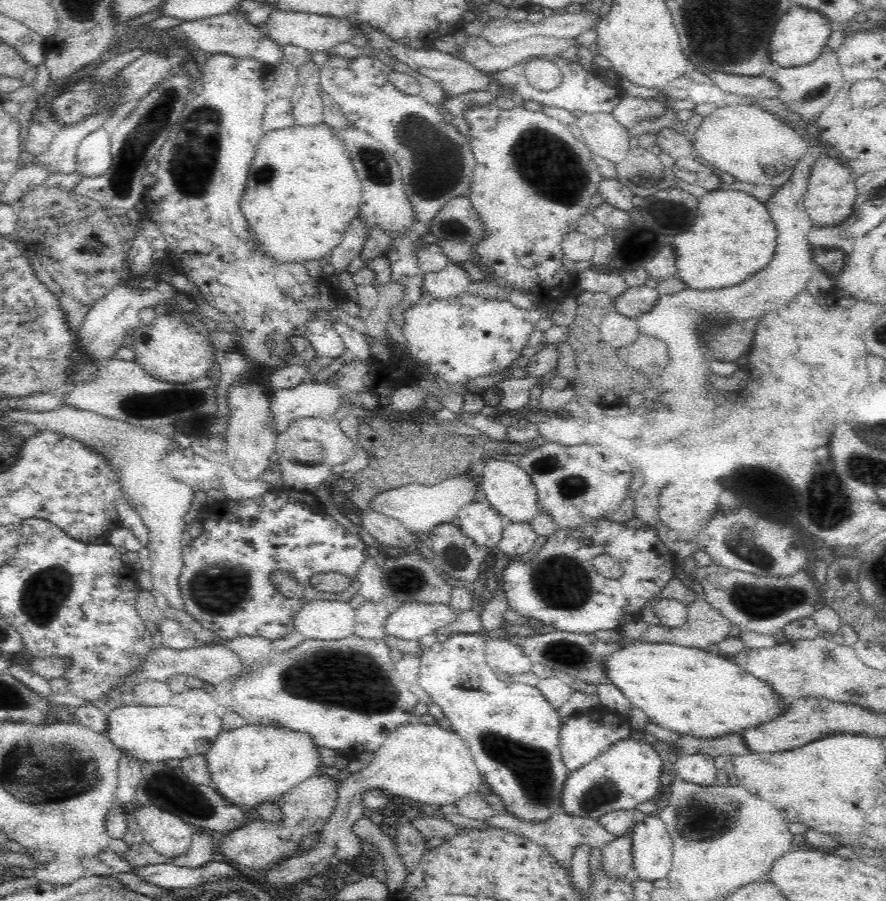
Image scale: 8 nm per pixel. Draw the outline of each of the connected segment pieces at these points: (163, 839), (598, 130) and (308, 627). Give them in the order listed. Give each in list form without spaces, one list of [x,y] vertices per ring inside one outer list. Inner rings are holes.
[[[139,806],[133,814],[145,843],[163,856],[176,859],[191,846],[196,829],[182,817],[156,806]]]
[[[611,112],[579,114],[574,128],[593,154],[614,165],[627,157],[627,152],[639,137],[622,126]]]
[[[312,600],[302,606],[302,610],[294,618],[294,628],[304,635],[305,639],[320,639],[325,641],[335,641],[342,638],[348,638],[355,634],[356,609],[349,601],[336,600]]]

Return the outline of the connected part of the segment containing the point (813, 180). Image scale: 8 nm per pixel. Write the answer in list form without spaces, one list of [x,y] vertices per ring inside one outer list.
[[[828,154],[817,158],[810,174],[809,183],[804,196],[804,208],[815,224],[830,227],[844,222],[851,213],[851,206],[858,195],[853,184],[851,171],[837,154]]]

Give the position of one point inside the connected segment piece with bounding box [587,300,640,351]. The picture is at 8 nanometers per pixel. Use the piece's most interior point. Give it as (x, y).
(619, 331)

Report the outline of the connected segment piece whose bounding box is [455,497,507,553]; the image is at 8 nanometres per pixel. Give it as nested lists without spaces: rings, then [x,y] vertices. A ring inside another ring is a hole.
[[[481,497],[466,504],[457,515],[459,529],[481,548],[493,553],[507,521]]]

